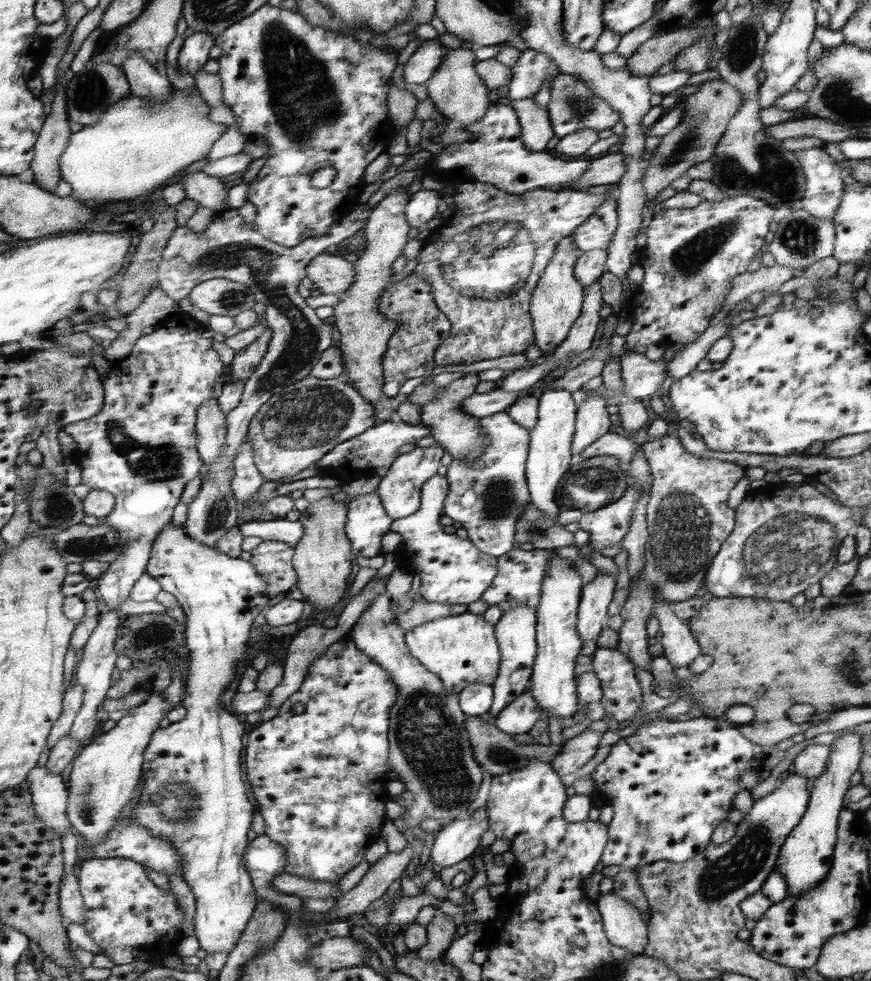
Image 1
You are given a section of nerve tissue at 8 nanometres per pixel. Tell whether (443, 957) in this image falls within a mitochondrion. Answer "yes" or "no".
no

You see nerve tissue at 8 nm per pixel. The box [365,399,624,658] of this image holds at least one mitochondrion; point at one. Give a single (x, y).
(587, 485)

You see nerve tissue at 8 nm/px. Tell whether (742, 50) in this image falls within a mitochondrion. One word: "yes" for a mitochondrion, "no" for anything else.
yes

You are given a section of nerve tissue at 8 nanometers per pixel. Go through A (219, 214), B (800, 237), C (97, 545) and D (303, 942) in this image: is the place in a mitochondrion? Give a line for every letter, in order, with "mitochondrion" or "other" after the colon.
A: other
B: mitochondrion
C: mitochondrion
D: mitochondrion

